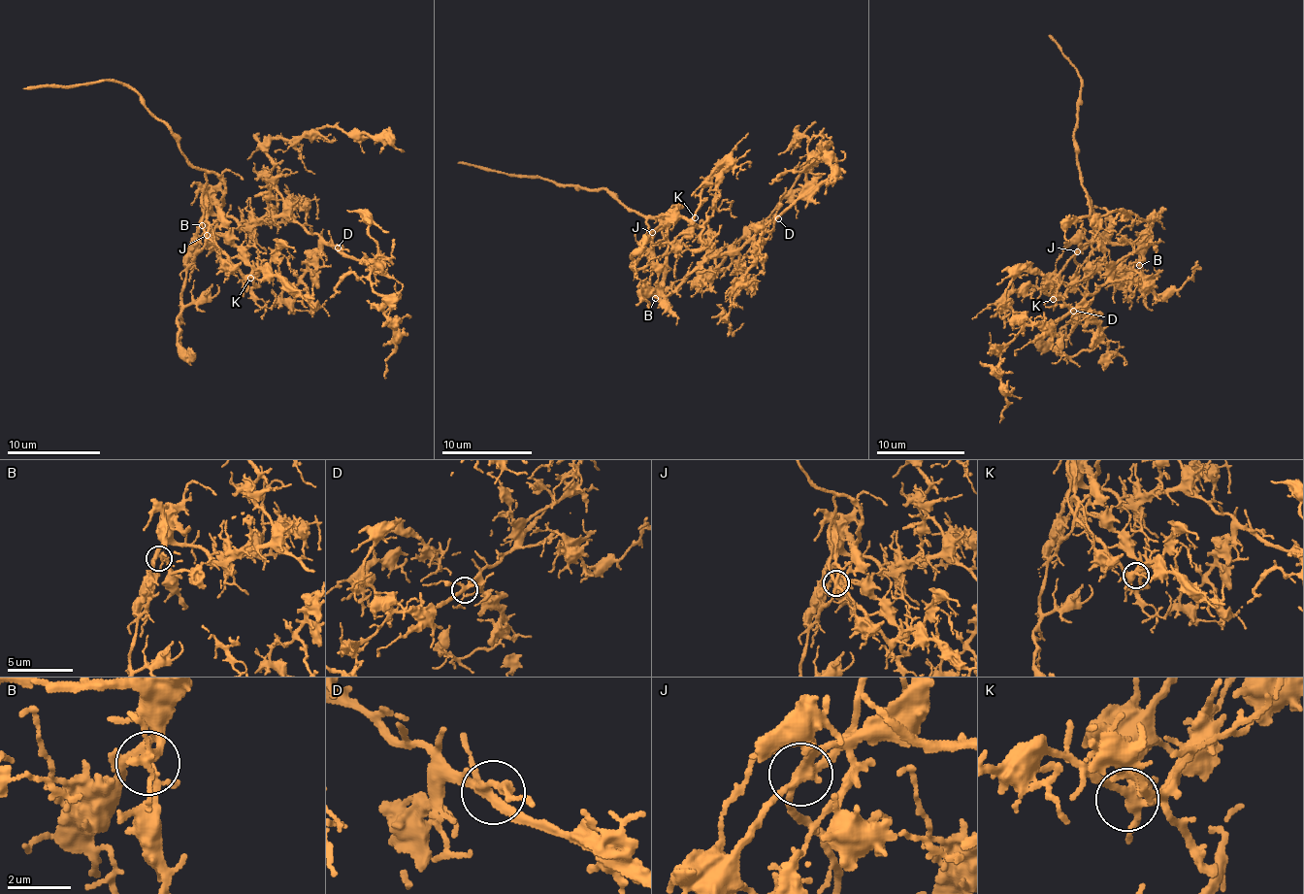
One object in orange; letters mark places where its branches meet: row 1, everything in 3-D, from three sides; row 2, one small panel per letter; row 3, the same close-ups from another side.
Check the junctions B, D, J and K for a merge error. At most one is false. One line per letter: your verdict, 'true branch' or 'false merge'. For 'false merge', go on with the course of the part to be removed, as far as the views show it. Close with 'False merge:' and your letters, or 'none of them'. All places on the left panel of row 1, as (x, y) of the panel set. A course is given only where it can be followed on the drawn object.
B: true branch
D: true branch
J: false merge | (206, 235), (204, 249), (188, 266), (178, 340), (185, 351), (196, 352)
K: true branch
False merge: J

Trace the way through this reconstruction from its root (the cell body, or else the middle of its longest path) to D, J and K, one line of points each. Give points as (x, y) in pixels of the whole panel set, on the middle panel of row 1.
D: (665, 294), (714, 255), (732, 253), (778, 218)
J: (665, 294), (662, 285), (666, 280), (668, 251), (665, 223), (648, 219), (645, 236), (650, 242), (651, 233)
K: (665, 294), (665, 223), (646, 223), (650, 242), (658, 227), (677, 217), (695, 217)

